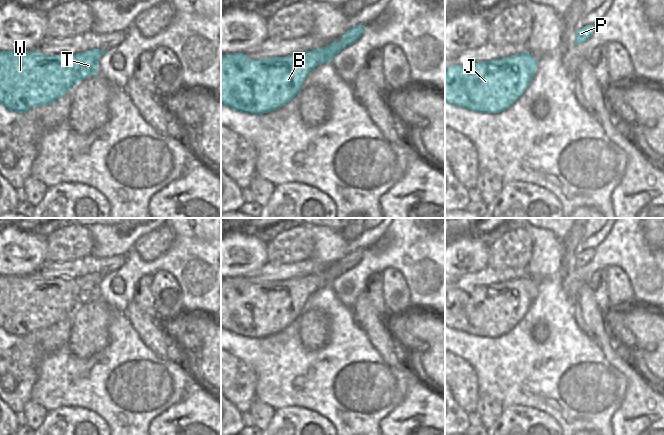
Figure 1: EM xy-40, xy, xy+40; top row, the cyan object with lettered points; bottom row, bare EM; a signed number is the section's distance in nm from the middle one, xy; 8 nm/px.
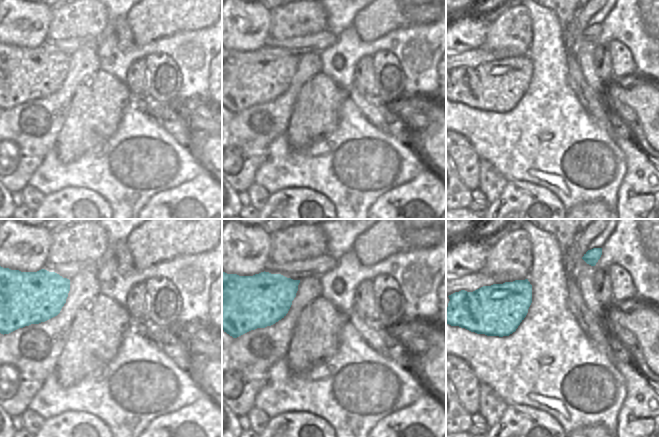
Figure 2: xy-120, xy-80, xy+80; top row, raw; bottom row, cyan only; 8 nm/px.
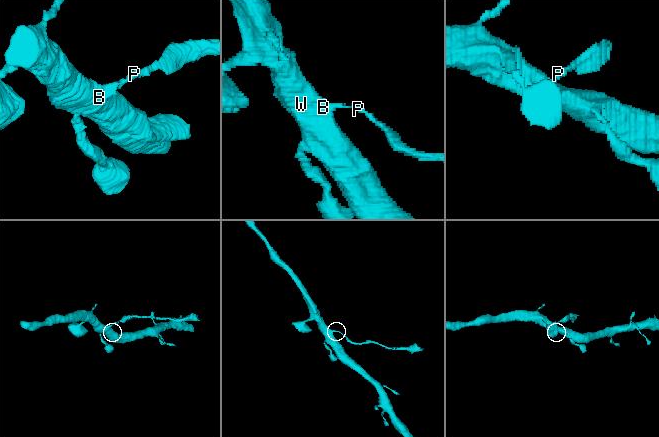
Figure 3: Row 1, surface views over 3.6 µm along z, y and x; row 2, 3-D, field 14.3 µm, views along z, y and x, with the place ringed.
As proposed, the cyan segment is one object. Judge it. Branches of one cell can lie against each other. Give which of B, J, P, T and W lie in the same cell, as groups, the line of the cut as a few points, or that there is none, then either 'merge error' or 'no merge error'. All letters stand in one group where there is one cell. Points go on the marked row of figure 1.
B J T W / P | xy (340, 43), (342, 49) | merge error

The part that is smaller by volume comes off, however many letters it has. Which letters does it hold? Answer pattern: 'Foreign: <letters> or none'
Foreign: P

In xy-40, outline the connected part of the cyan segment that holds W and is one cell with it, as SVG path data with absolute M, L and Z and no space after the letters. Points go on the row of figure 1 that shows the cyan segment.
M92 49L76 55L44 55L38 51L0 51L0 104L18 113L38 107L48 105L63 97L73 86L89 77L90 75L99 75L97 66L101 56L108 49Z

